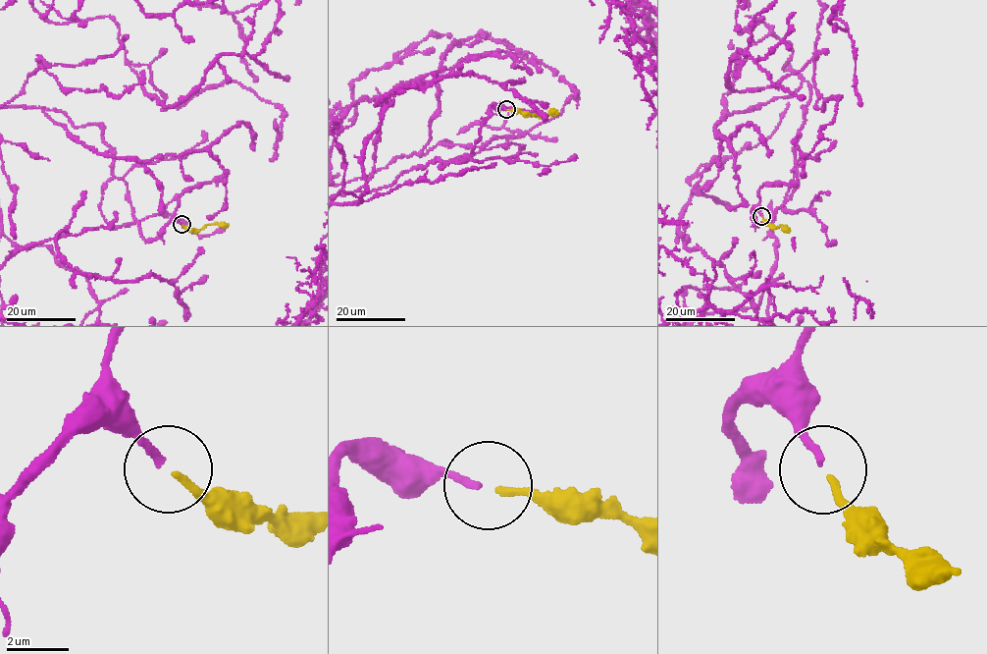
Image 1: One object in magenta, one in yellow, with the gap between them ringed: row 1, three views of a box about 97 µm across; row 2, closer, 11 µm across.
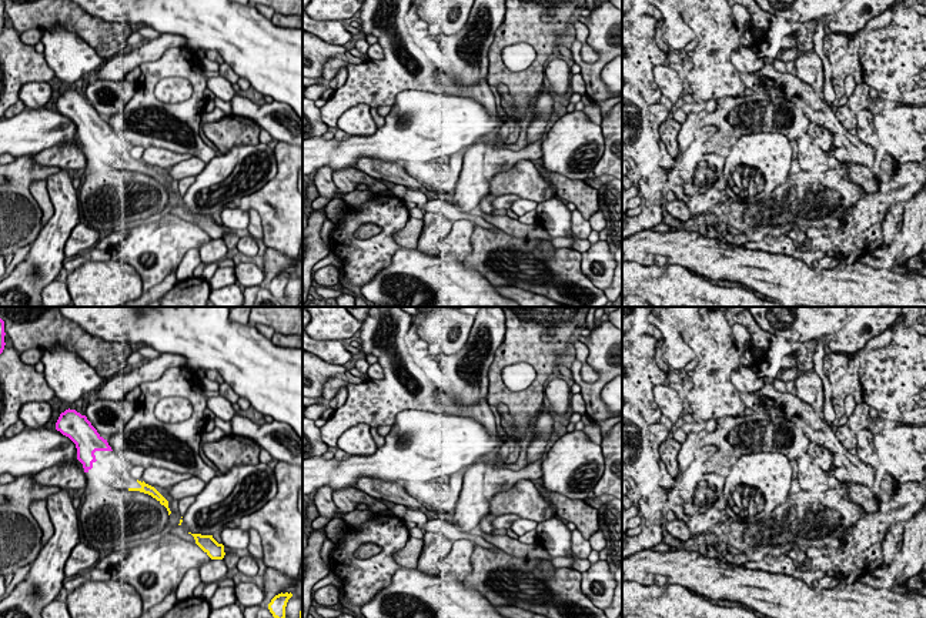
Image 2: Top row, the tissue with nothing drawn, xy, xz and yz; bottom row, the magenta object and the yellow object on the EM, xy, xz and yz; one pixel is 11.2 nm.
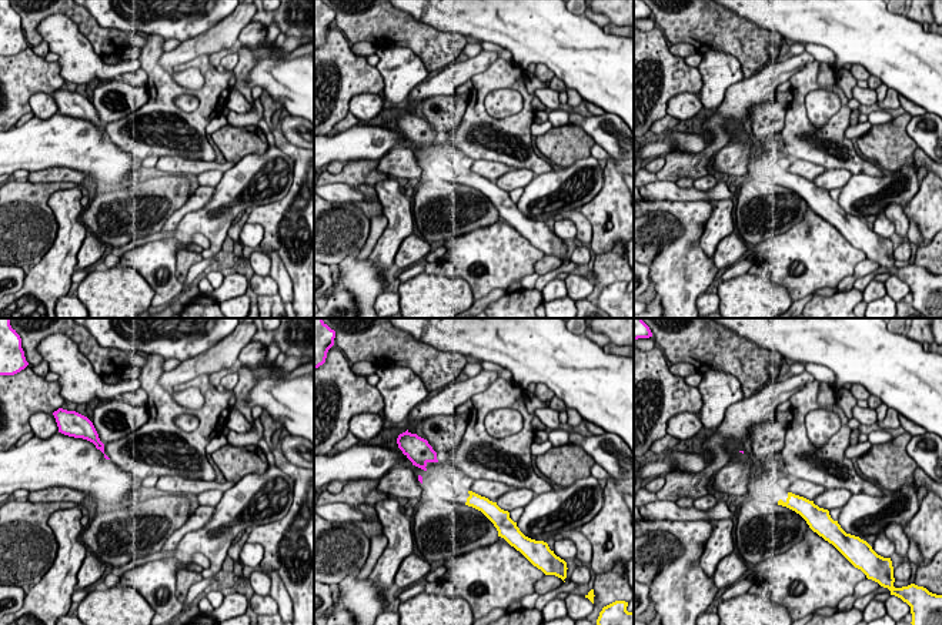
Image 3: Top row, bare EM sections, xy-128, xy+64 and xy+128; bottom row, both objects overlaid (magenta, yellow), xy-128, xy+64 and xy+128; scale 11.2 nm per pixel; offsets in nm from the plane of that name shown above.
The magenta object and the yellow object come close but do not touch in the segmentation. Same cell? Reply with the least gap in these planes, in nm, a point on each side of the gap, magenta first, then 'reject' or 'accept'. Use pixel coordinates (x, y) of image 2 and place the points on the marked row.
gap 440 nm; span xy (112, 450), (137, 480); accept

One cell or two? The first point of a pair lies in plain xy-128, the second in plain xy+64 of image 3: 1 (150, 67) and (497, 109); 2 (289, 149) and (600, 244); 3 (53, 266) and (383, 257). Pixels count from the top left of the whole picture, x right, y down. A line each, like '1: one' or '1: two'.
1: two
2: one
3: one

